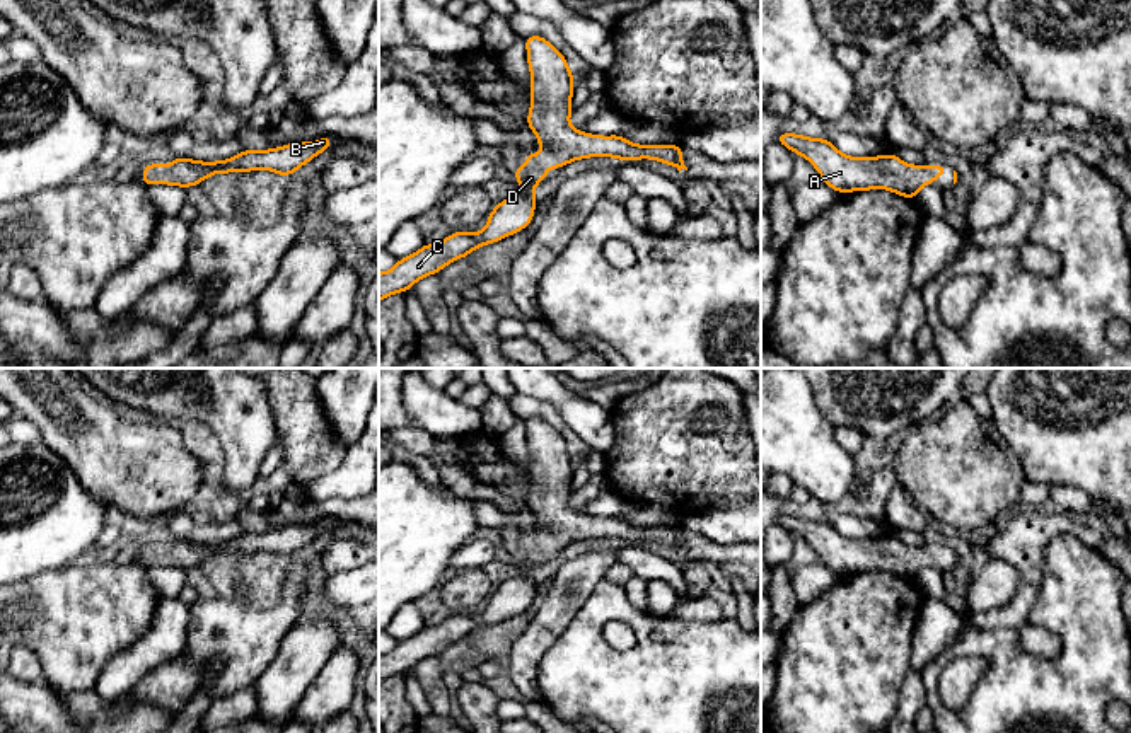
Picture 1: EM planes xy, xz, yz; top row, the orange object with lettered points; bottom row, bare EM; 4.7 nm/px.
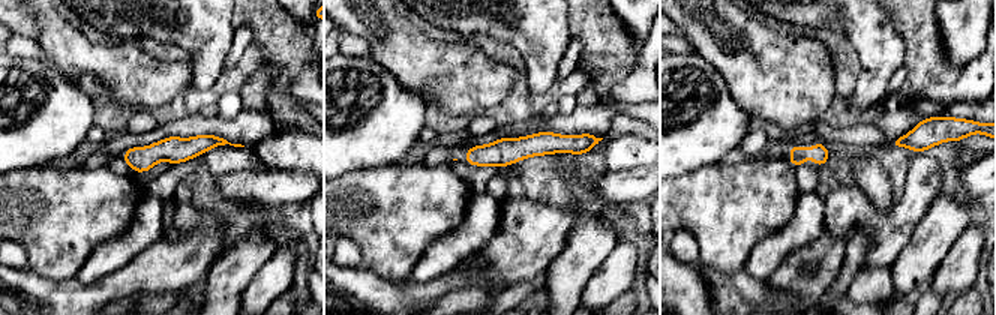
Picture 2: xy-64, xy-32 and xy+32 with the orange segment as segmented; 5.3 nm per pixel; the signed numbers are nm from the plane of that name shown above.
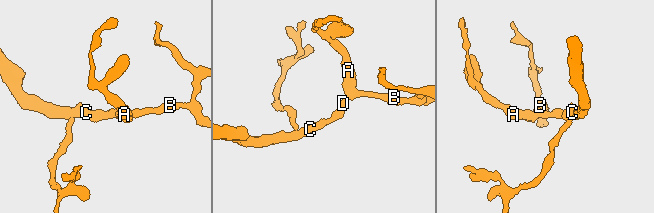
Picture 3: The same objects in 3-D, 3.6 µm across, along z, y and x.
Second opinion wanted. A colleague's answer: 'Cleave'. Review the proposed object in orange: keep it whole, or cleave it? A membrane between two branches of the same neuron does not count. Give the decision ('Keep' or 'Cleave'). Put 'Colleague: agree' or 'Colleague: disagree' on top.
Colleague: disagree
Keep

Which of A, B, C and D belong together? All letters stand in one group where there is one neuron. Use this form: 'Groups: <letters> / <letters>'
Groups: A B C D

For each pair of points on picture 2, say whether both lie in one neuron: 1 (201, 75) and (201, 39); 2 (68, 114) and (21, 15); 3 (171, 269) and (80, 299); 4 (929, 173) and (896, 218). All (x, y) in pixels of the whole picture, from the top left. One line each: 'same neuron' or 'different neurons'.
1: same neuron
2: different neurons
3: same neuron
4: same neuron

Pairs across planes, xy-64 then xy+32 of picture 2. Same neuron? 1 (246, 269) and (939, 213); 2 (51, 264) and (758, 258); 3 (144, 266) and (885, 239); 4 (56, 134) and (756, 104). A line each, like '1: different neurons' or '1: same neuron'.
1: same neuron
2: different neurons
3: same neuron
4: different neurons

